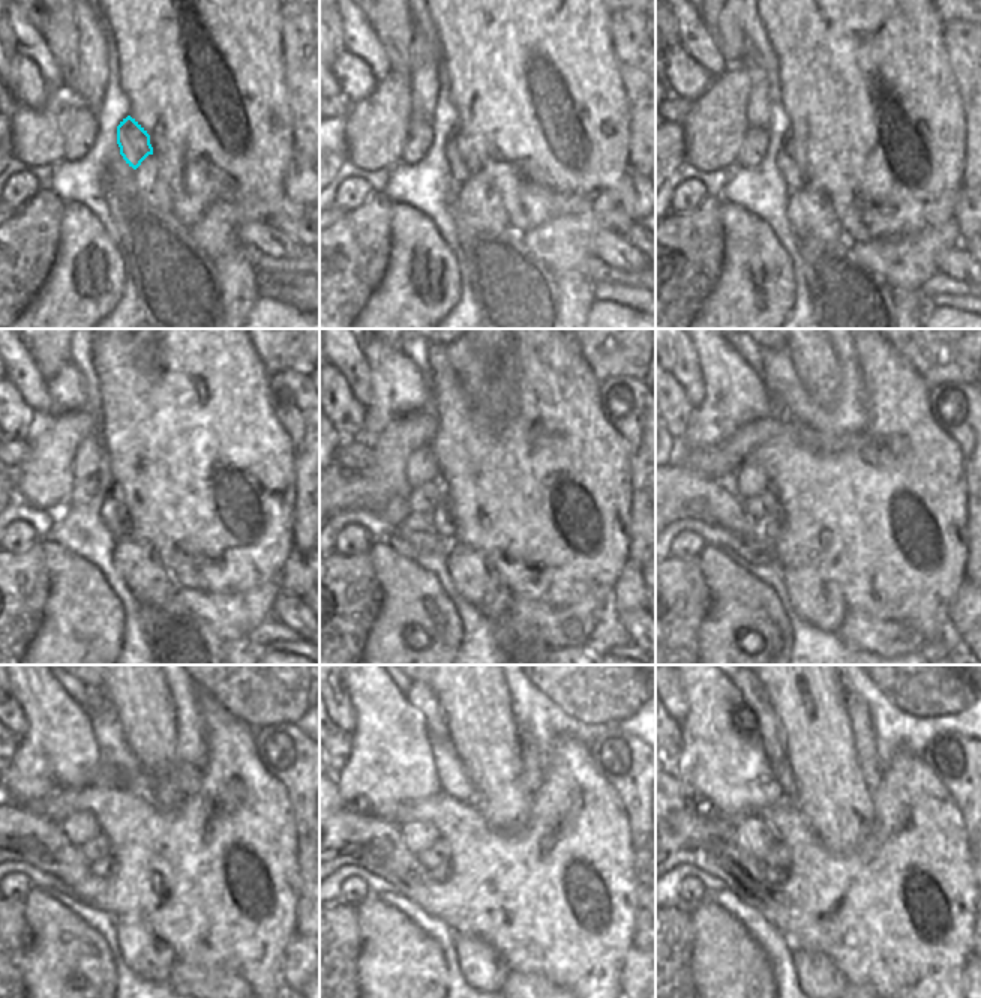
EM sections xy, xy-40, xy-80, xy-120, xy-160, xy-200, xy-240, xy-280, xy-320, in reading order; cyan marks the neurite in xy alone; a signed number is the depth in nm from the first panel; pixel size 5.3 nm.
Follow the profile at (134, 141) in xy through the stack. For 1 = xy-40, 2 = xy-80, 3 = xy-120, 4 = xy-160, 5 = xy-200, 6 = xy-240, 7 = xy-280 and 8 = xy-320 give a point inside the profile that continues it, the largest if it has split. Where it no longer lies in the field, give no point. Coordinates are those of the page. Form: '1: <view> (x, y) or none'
1: xy-40 (462, 158)
2: xy-80 (791, 159)
3: xy-120 (114, 515)
4: xy-160 (443, 517)
5: xy-200 (774, 526)
6: xy-240 (107, 866)
7: xy-280 (440, 874)
8: xy-320 (774, 877)

